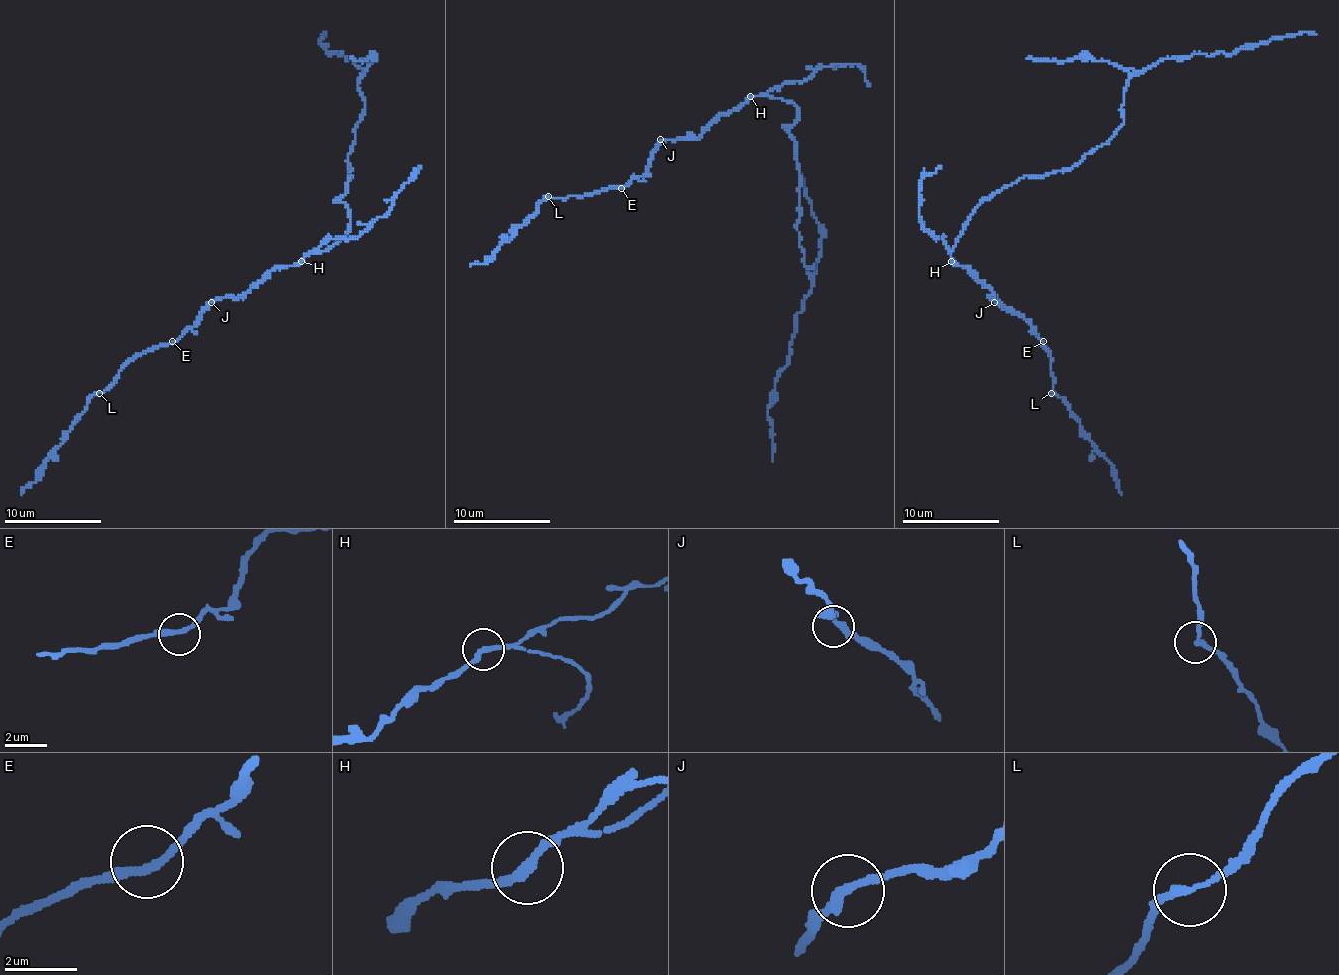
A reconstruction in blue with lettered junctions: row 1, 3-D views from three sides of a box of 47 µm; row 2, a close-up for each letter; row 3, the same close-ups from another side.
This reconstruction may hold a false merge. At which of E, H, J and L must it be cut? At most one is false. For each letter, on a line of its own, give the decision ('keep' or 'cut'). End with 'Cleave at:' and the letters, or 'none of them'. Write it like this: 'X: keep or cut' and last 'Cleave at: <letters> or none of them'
E: keep
H: cut
J: keep
L: keep
Cleave at: H

